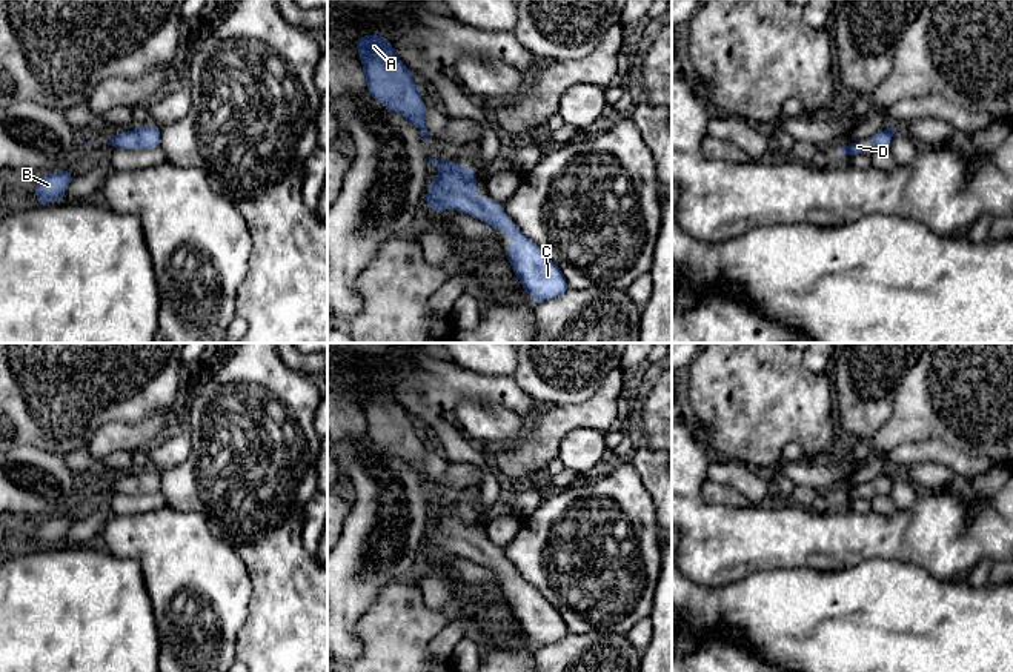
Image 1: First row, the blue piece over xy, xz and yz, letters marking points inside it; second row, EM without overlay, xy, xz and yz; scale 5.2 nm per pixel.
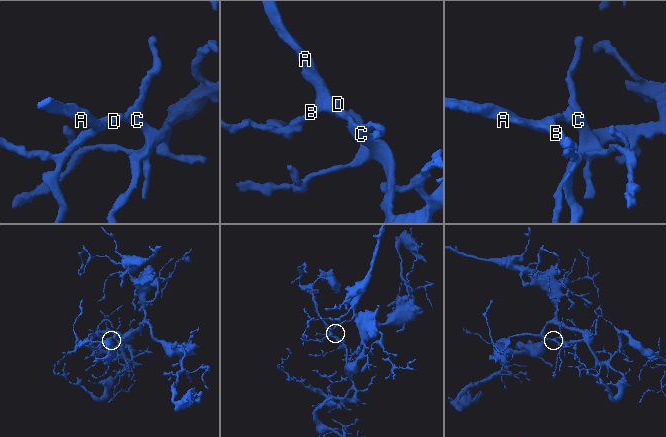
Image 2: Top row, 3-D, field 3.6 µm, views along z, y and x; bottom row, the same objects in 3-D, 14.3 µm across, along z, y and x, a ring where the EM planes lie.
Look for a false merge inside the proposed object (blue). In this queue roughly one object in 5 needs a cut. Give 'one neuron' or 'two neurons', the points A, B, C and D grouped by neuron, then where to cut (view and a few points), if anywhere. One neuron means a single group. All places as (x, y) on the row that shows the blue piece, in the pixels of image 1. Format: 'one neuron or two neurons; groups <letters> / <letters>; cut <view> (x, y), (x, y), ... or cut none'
one neuron; groups A B C D; cut none

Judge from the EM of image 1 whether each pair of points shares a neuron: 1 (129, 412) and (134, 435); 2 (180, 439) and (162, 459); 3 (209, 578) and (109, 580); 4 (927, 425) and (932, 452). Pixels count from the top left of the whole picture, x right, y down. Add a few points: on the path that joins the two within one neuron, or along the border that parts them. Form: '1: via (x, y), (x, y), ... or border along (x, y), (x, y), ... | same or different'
1: border along (165, 409), (136, 423), (103, 423), (96, 432) | different
2: via (177, 443), (166, 454) | same
3: border along (117, 557), (129, 557), (140, 566), (154, 615) | different
4: border along (893, 448), (943, 440), (963, 452) | different

